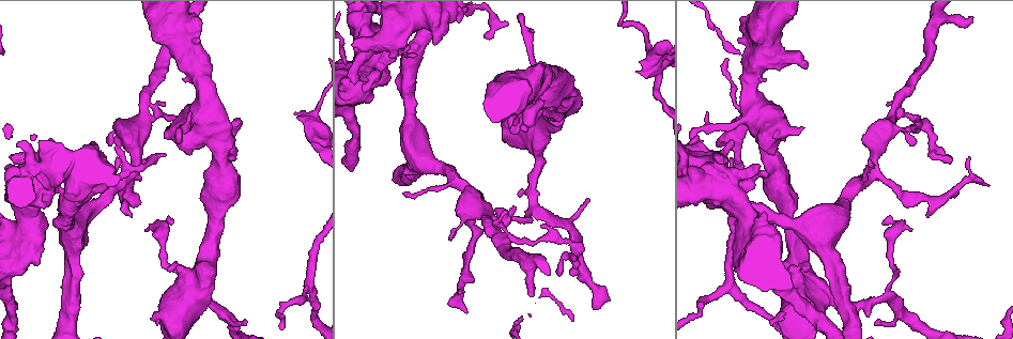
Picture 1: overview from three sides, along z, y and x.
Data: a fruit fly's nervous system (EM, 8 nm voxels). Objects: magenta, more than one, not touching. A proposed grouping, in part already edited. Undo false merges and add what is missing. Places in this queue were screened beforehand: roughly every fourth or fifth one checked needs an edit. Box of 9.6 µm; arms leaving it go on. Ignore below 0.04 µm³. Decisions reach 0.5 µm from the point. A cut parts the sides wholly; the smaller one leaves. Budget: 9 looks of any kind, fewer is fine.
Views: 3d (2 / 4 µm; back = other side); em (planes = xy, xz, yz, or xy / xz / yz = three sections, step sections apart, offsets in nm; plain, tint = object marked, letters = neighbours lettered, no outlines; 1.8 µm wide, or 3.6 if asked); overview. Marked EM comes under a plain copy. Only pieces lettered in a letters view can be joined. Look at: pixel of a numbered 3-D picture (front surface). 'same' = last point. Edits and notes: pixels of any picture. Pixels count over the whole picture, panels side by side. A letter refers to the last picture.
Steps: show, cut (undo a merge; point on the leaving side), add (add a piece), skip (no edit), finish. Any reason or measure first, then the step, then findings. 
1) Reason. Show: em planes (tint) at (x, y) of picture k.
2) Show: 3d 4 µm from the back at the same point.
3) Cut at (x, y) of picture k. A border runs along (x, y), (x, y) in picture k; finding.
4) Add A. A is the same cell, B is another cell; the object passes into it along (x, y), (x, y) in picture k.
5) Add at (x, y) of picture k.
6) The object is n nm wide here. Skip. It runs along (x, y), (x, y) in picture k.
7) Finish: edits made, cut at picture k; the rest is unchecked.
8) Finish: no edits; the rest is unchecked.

Calibre changes. Show: 3d 4 µm at (25, 232) of picture 1.

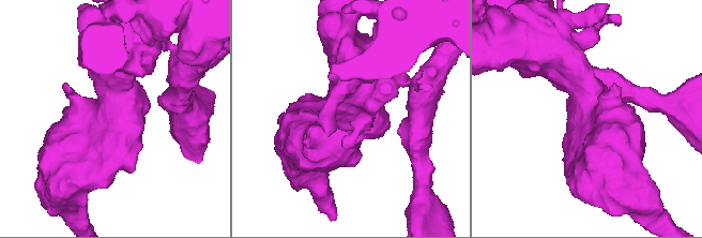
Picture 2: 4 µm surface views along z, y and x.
Need the tissue. Show: em planes (letters) at (111, 116) of picture 2.

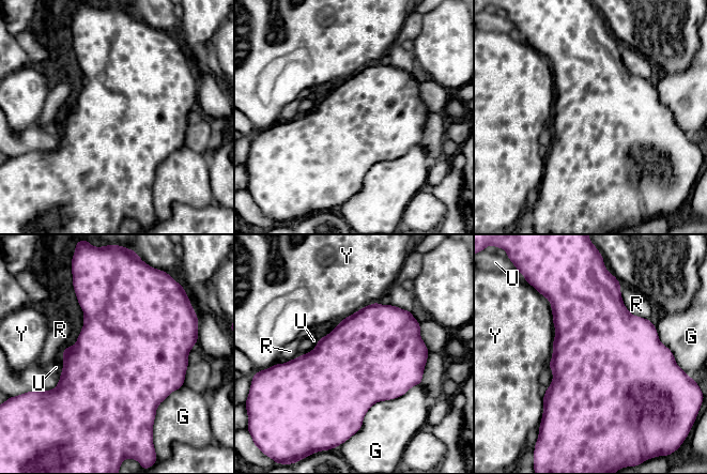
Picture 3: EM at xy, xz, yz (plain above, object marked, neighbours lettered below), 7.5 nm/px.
Skip. G, R, U and Y are other cells; a border runs along (318, 338), (318, 343), (301, 355) in picture 3; continuous, no second neuron.

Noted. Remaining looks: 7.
An open end. Show: em xz step 4 (letters) at (770, 324) of picture 1.

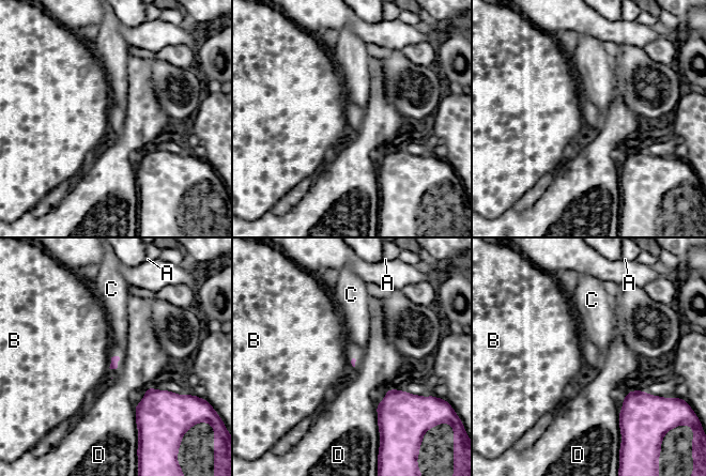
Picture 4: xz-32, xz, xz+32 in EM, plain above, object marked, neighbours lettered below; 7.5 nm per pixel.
Cut it another way. Show: em planes (letters) at the same point.

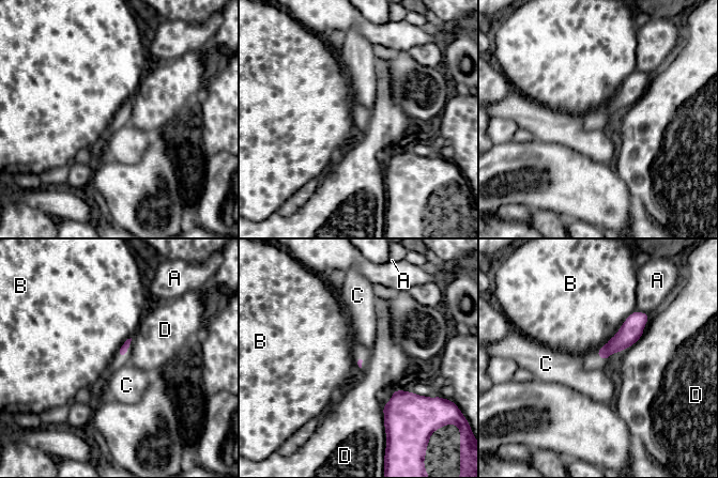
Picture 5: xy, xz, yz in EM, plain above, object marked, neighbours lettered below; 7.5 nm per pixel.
Skip. A, B, C and D are other cells; none of them fits.

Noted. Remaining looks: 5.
Sharp bend. Show: em planes (tint) at (700, 312) of picture 1.

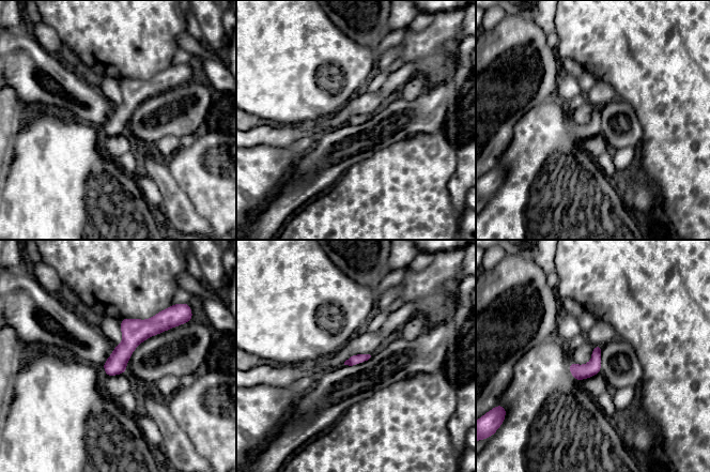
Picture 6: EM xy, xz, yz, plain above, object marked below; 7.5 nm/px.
Show: em planes (letters) at the same point.

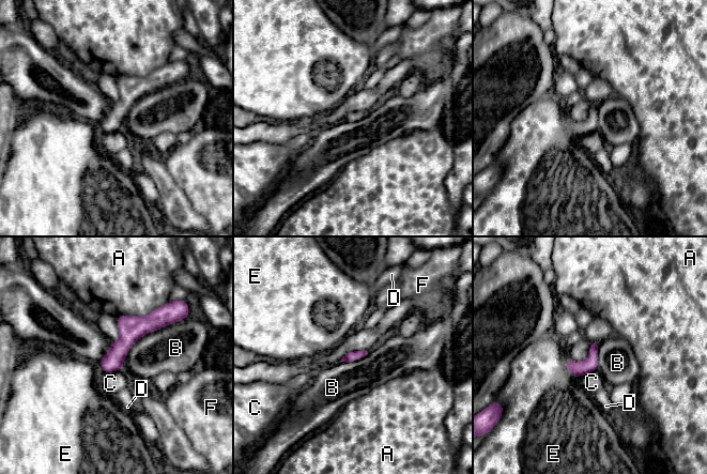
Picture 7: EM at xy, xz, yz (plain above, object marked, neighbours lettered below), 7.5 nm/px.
Skip. A, B, C, D, E and F are other cells; a border runs along (179, 320), (141, 336), (121, 369) in picture 7; all the same neuron.

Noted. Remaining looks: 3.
An open end. Show: 3d 4 µm from the back at (178, 142) of picture 1.

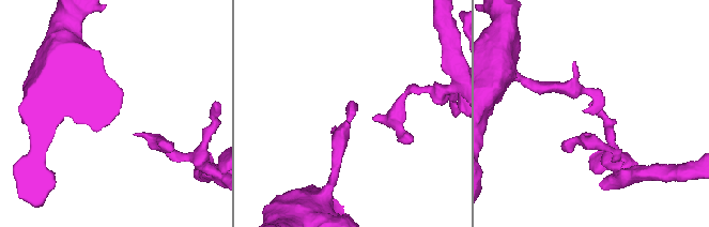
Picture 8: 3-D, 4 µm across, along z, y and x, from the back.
Show: em xz step 16 (tint) at (585, 111) of picture 8.

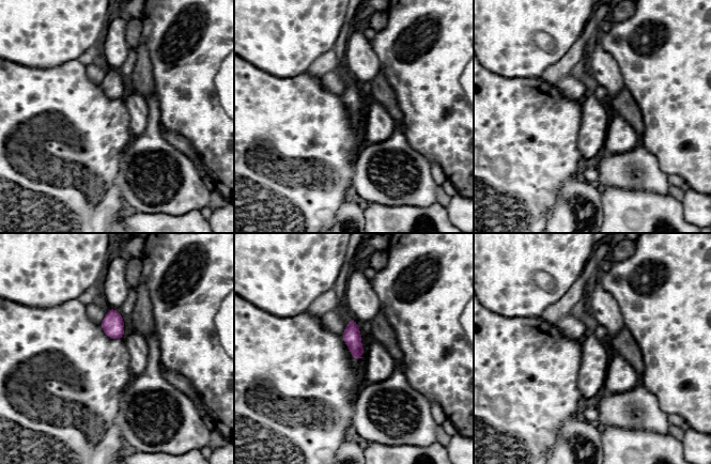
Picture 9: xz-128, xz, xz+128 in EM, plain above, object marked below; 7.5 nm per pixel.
What lies round it. Show: em xz step 16 (letters) at the same point.

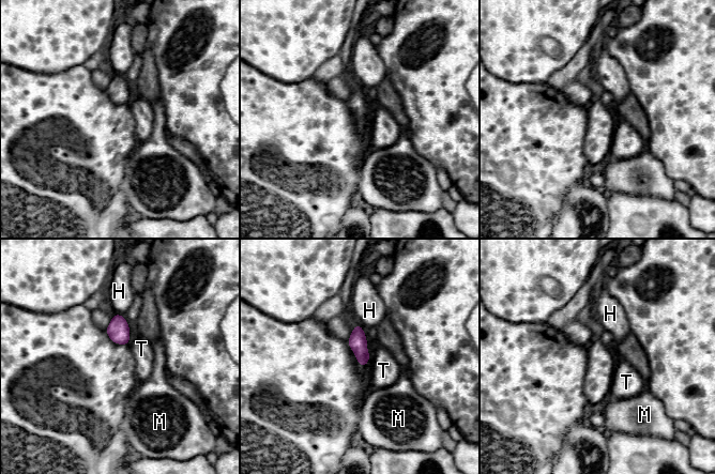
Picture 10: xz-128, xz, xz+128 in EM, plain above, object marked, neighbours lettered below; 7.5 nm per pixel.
The object is 140 nm wide here. Skip. H, M and T are other cells; a border runs along (370, 356), (367, 364) in picture 10; none of them fits.

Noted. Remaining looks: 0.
Finish: no edits; the rest is unchecked.

